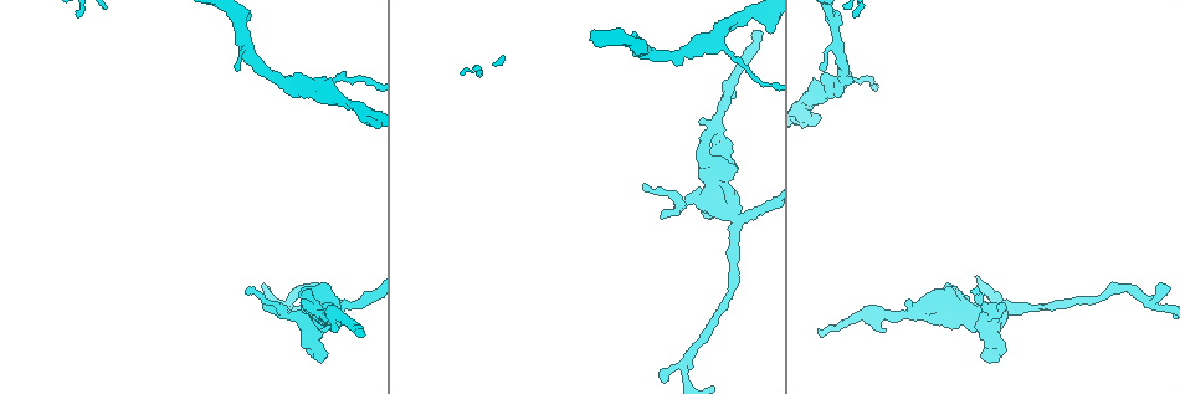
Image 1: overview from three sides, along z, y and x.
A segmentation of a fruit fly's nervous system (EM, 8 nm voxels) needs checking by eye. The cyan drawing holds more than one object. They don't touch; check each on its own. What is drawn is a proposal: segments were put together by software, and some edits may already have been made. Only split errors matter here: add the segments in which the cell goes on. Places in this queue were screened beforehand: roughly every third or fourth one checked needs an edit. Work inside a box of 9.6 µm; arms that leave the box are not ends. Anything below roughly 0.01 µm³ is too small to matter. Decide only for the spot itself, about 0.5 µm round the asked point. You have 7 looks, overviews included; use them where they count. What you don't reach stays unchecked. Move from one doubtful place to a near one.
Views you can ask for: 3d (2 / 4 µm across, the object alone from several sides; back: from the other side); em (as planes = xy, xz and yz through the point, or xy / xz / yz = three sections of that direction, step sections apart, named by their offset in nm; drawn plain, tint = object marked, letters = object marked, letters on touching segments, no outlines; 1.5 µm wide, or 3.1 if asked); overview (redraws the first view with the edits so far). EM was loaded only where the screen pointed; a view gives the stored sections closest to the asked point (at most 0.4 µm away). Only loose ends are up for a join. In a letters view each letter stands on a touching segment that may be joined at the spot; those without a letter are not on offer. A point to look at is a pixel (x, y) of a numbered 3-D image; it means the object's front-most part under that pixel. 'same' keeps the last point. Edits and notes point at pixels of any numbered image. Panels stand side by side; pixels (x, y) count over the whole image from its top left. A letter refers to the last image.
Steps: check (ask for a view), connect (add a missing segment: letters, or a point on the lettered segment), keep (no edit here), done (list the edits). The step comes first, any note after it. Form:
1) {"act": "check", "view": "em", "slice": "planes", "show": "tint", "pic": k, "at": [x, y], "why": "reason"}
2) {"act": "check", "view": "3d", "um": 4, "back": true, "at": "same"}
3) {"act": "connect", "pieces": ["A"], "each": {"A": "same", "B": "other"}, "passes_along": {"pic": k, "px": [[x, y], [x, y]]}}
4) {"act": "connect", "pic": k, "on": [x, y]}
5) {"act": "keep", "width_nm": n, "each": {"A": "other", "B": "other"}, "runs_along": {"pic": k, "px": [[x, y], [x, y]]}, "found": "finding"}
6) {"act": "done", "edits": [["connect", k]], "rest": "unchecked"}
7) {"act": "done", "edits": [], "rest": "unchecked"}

{"act": "check", "view": "em", "slice": "planes", "show": "letters", "pic": 1, "at": [363, 332], "why": "end of a long branch"}

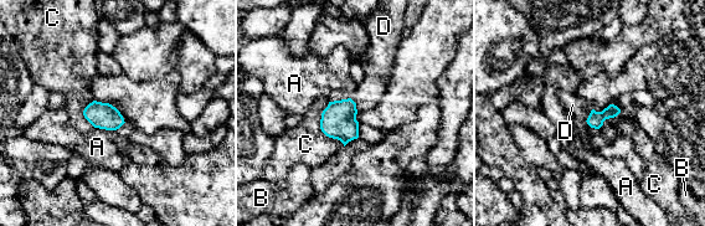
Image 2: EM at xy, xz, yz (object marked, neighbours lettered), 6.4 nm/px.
{"act": "connect", "pieces": ["D"], "width_nm": 110, "longest_contact_nm": ["C", 300], "each": {"A": "other", "B": "other", "C": "other", "D": "same"}, "found": "it goes on there"}

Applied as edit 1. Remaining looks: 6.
{"act": "check", "view": "em", "slice": "planes", "show": "letters", "pic": 1, "at": [824, 71], "why": "branch stops here"}

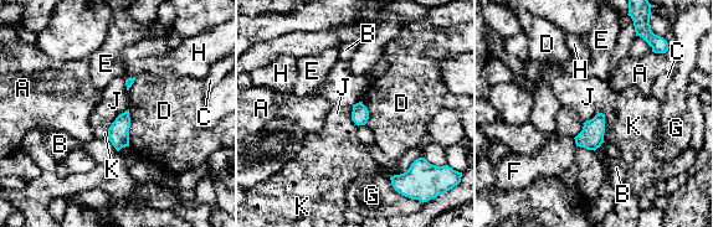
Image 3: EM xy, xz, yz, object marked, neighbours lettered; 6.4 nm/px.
{"act": "keep", "each": {"A": "other", "B": "other", "C": "other", "D": "other", "E": "other", "F": "other", "G": "other", "H": "other", "J": "other", "K": "other"}, "border": {"pic": 3, "px": [[108, 139], [117, 150]]}, "found": "no lettered segment goes on from it"}

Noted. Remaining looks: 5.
{"act": "check", "view": "em", "slice": "xz", "step": 8, "show": "letters", "pic": 1, "at": [247, 294], "why": "thin end"}

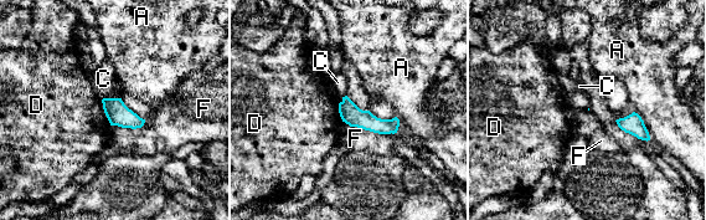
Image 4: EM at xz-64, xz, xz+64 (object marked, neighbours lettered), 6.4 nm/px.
{"act": "check", "view": "em", "slice": "planes", "show": "letters", "at": "same", "why": "cut it another way"}

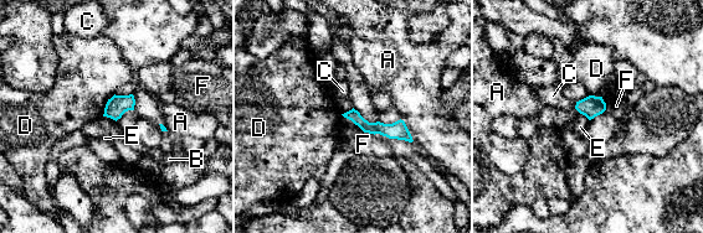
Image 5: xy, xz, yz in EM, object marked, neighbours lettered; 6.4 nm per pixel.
{"act": "keep", "width_nm": 80, "each": {"A": "other", "B": "other", "C": "other", "D": "other", "E": "other", "F": "other"}, "runs_along": {"pic": 5, "px": [[349, 114], [408, 138]]}, "found": "no lettered segment goes on from it"}

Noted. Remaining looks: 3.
{"act": "done", "edits": [["connect", 2]], "rest": "unchecked"}

